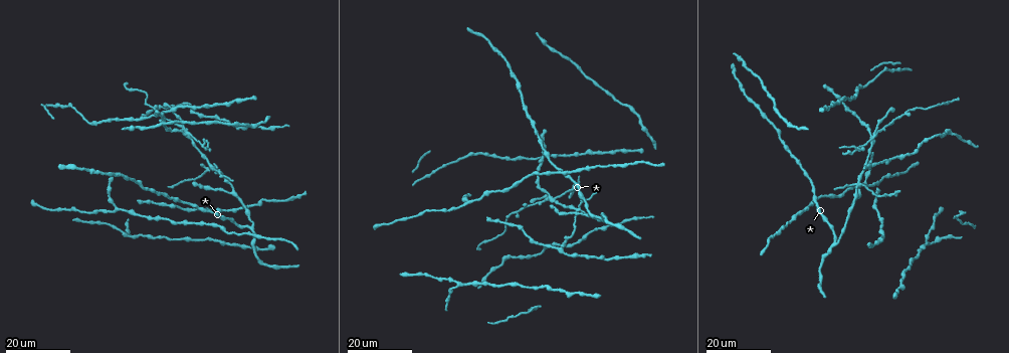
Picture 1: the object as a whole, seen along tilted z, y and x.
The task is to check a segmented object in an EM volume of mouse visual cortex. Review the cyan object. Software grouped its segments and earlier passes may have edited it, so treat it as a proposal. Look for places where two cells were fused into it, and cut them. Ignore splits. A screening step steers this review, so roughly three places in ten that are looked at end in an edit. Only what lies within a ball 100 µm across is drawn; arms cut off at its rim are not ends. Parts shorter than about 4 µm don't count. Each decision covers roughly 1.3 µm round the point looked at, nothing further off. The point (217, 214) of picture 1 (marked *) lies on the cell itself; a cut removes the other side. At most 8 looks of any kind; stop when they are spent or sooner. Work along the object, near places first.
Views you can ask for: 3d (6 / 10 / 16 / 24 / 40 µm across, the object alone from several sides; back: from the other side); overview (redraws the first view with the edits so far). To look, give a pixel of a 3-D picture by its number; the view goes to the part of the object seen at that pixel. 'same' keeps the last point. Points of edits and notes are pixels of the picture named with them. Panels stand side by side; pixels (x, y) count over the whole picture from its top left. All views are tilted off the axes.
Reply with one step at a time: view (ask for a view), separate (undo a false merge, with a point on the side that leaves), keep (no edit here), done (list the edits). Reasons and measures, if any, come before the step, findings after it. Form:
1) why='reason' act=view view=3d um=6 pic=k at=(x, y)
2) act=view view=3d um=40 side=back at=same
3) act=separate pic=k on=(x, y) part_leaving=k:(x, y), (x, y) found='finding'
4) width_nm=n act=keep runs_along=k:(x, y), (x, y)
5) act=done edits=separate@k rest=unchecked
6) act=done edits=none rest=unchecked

act=view view=3d um=24 pic=1 at=(568, 178)

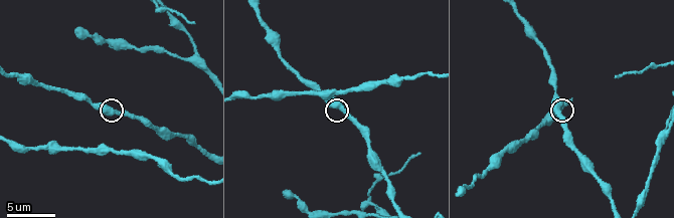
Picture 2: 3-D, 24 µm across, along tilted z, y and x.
act=view view=3d um=10 pic=2 at=(107, 112)

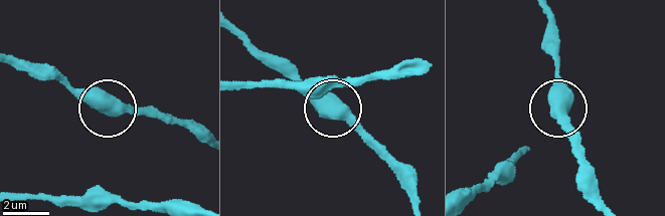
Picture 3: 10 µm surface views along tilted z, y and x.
width_nm=470 act=keep found='all the same cell'

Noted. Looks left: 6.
act=view view=3d um=24 pic=1 at=(252, 228)

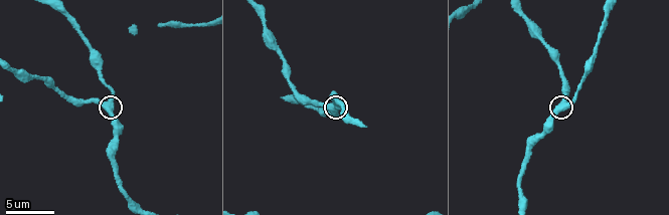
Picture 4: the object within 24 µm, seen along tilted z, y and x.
act=view view=3d um=10 pic=4 at=(112, 103)

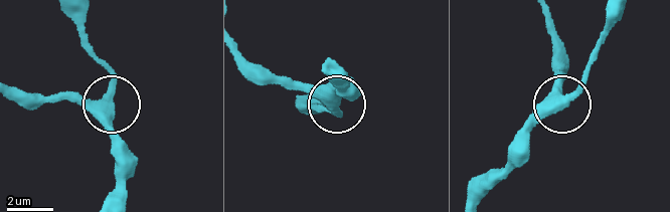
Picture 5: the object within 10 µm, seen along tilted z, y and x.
act=view view=3d um=6 pic=5 at=(109, 106)

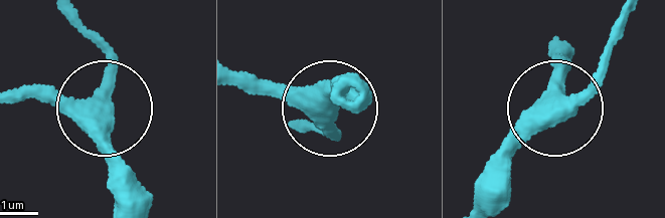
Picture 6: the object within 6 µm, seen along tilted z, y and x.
width_nm=450 act=keep runs_along=6:(233, 75), (289, 85), (329, 105), (362, 81) found='continuous, no second cell'

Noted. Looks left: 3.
why='three arms meet' act=view view=3d um=10 pic=2 at=(362, 206)

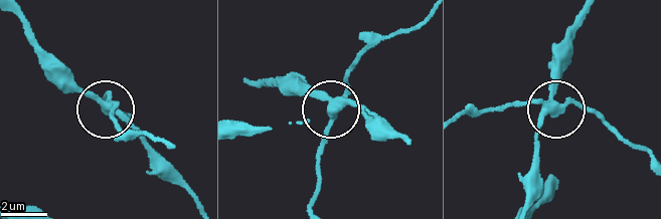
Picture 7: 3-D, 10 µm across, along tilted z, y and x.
act=view view=3d um=6 pic=7 at=(106, 107)

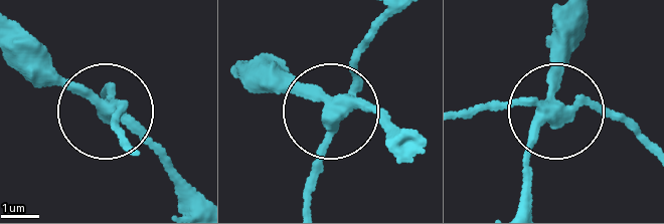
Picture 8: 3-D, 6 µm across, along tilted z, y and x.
side_arm_um=56 act=separate pic=8 on=(318, 158) part_leaving=8:(341, 114), (309, 199) found='two cells meet here'

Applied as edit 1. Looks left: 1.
act=done edits=separate@8 rest=unchecked

